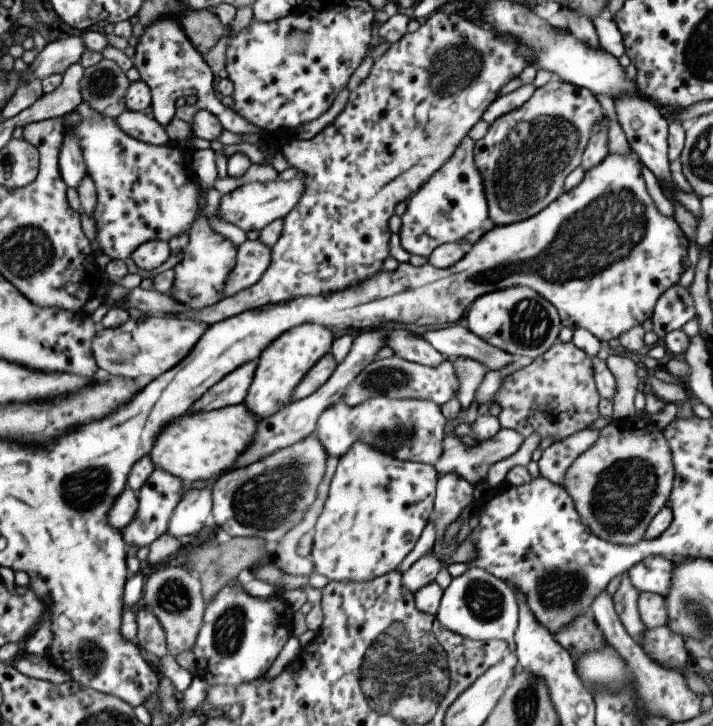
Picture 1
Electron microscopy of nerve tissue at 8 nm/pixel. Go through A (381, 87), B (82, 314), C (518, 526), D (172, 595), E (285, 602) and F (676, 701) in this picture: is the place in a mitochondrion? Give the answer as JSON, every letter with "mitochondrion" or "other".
{"A":"other","B":"other","C":"other","D":"mitochondrion","E":"other","F":"other"}

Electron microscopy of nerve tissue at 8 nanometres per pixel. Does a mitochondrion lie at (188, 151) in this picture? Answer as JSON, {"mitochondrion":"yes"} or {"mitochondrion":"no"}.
{"mitochondrion":"no"}

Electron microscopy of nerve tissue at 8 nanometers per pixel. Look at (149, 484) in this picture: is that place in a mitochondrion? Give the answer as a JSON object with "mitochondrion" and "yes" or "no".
{"mitochondrion":"no"}

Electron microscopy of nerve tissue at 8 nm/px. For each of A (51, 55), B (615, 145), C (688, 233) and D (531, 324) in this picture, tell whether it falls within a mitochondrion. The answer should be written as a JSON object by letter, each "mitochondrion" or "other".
{"A":"other","B":"other","C":"other","D":"mitochondrion"}

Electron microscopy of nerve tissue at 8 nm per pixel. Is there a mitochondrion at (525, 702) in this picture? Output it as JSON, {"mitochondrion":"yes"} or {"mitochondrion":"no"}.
{"mitochondrion":"yes"}

